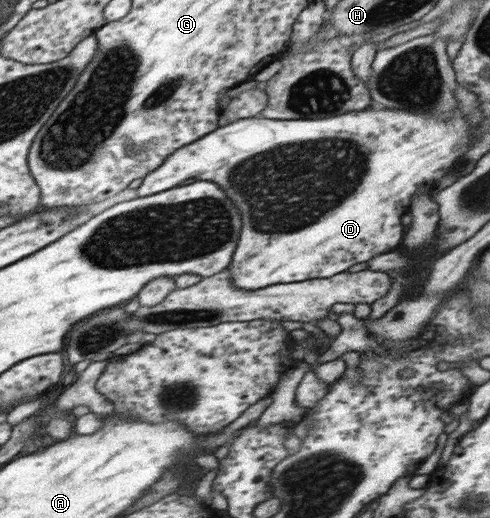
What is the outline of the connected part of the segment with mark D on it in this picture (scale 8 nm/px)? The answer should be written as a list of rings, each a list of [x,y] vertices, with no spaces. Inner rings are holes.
[[[362,110],[358,114],[342,114],[342,116],[334,116],[334,118],[316,118],[316,120],[274,120],[272,118],[243,118],[227,124],[226,128],[218,128],[205,137],[198,139],[192,146],[184,146],[178,149],[178,154],[172,153],[170,162],[166,162],[166,166],[160,166],[158,170],[154,170],[154,174],[148,174],[148,178],[137,188],[137,197],[146,198],[154,194],[160,194],[182,185],[187,185],[190,178],[194,180],[212,180],[220,184],[230,198],[234,198],[234,202],[238,202],[238,206],[242,206],[242,218],[246,218],[244,222],[244,230],[242,230],[242,242],[238,244],[238,254],[234,256],[234,266],[230,266],[232,274],[234,274],[234,286],[244,288],[244,290],[260,290],[260,288],[268,288],[272,284],[284,284],[284,282],[302,282],[308,278],[330,278],[334,274],[346,271],[352,264],[358,262],[366,262],[368,258],[380,254],[380,252],[388,252],[392,246],[396,246],[402,238],[402,226],[400,226],[400,216],[402,212],[406,212],[406,200],[414,196],[416,190],[422,189],[422,180],[426,186],[435,186],[438,178],[444,174],[444,170],[466,150],[470,149],[472,138],[468,138],[468,134],[472,132],[472,128],[468,126],[468,122],[464,118],[460,118],[458,110],[452,118],[442,120],[442,118],[434,118],[428,114],[412,114],[412,112],[402,112],[402,110]]]

